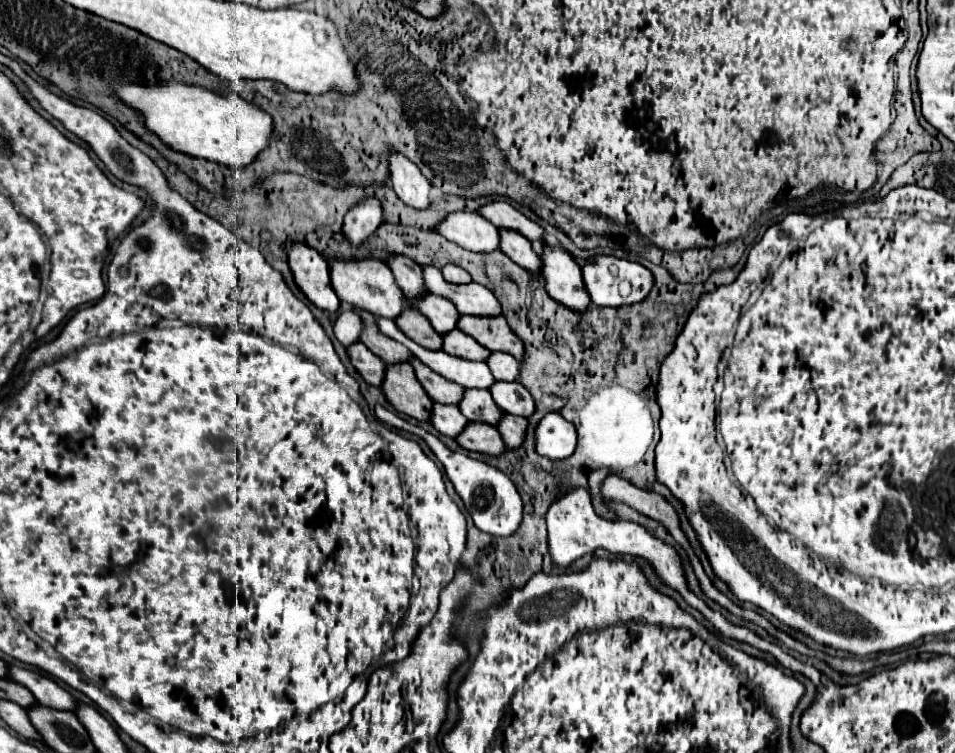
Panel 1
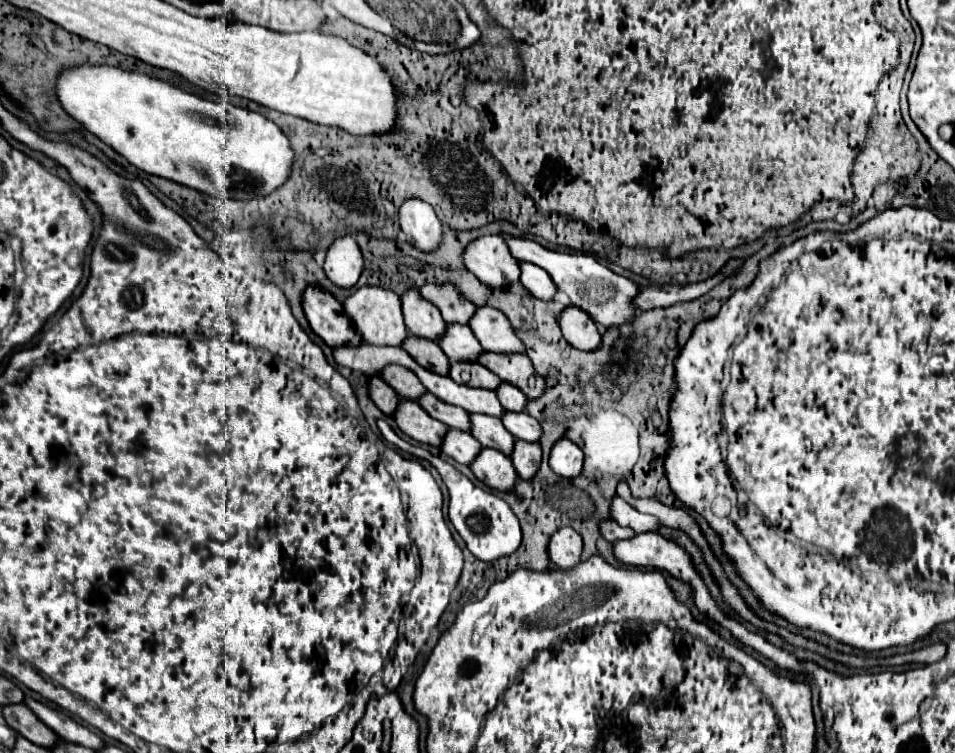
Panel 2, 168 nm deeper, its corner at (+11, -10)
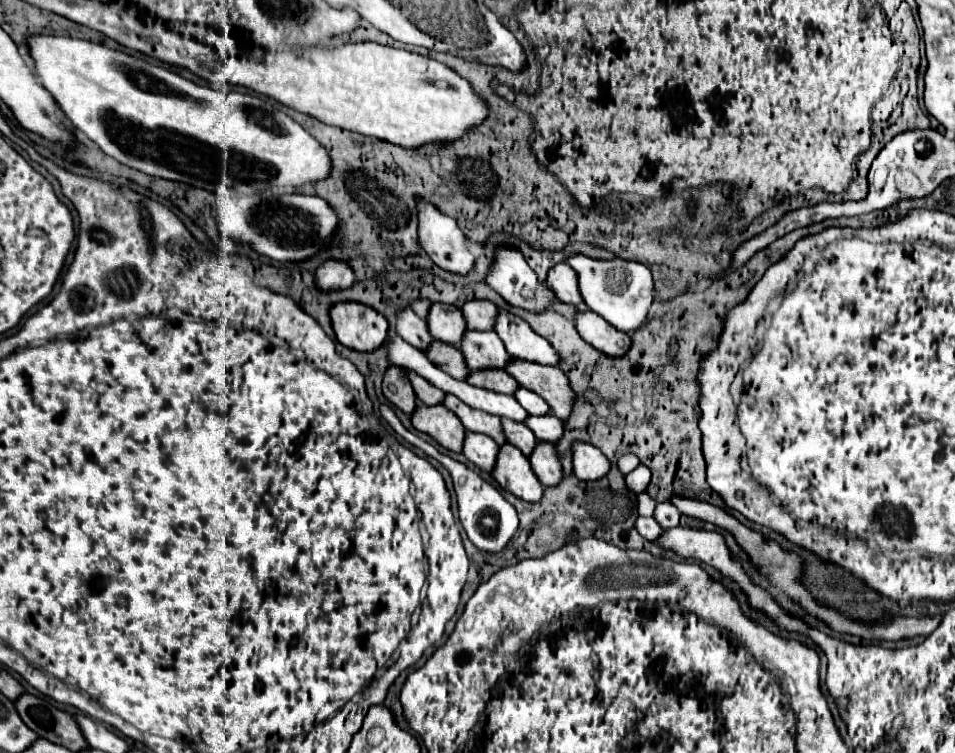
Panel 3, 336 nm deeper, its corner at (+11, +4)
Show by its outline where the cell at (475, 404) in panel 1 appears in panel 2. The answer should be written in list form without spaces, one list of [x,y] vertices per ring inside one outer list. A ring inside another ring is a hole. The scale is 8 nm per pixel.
[[[471,412],[469,420],[471,420],[471,434],[475,440],[481,442],[481,446],[501,450],[505,456],[509,456],[509,448],[513,448],[515,438],[505,430],[499,418]]]

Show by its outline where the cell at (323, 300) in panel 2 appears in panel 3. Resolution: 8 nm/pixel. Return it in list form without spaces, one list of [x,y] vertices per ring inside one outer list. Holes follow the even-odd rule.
[[[339,302],[331,308],[331,320],[337,340],[351,350],[373,352],[387,340],[389,324],[369,306]]]

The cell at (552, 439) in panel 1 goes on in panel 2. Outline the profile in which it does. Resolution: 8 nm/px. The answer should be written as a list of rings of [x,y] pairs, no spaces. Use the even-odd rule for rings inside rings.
[[[559,438],[551,448],[549,468],[563,478],[579,476],[579,472],[583,468],[581,448],[577,444],[573,444],[569,438]]]

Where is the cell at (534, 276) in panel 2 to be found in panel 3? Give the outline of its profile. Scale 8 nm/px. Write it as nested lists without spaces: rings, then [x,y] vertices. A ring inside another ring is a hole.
[[[567,262],[557,264],[555,268],[551,268],[549,276],[547,276],[547,282],[549,282],[549,286],[553,286],[553,290],[557,290],[557,298],[561,302],[573,304],[573,306],[579,306],[583,302],[581,292],[579,292],[577,272]]]

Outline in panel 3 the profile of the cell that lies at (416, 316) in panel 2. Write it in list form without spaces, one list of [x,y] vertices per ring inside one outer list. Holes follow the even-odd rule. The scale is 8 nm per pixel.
[[[433,304],[427,324],[435,340],[451,344],[451,346],[459,346],[467,330],[463,312],[449,304]]]

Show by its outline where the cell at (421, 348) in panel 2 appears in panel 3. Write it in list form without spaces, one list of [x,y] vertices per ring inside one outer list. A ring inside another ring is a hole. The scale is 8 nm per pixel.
[[[433,342],[433,346],[427,350],[427,356],[437,368],[441,368],[443,372],[447,372],[449,376],[453,376],[457,380],[465,380],[469,376],[467,362],[465,362],[461,350],[455,346],[445,346],[443,342]]]

